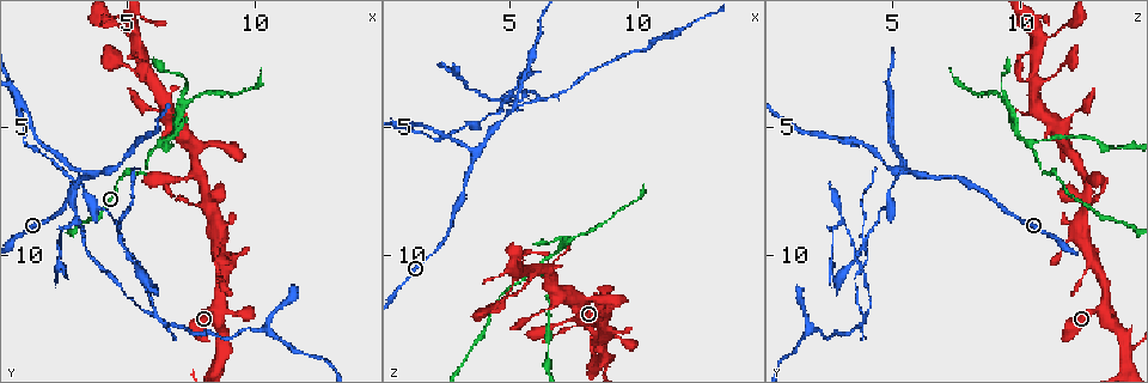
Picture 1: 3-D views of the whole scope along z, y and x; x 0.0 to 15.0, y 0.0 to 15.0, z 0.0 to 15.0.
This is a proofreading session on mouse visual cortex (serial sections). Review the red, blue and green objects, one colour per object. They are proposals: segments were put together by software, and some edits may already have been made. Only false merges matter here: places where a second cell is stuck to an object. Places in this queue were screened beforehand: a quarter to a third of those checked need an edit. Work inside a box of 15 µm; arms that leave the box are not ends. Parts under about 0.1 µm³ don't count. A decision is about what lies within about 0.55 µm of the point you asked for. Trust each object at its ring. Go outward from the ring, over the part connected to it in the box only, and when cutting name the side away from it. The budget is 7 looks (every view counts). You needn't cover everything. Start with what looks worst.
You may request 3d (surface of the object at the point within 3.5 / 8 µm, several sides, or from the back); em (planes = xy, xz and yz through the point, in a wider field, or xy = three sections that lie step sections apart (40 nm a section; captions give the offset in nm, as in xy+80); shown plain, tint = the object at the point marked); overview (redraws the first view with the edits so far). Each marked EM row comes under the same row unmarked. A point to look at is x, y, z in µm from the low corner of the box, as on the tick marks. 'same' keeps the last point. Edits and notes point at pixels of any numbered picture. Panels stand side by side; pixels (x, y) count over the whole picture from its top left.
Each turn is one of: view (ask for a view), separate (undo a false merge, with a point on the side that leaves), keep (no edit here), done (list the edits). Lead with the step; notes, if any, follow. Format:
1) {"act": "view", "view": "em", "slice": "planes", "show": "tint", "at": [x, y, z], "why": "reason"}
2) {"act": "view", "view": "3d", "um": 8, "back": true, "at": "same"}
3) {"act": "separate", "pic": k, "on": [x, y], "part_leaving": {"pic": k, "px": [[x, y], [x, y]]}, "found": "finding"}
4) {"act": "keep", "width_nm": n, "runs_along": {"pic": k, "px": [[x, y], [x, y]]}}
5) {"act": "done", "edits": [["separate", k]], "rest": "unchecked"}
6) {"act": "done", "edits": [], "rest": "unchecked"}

{"act": "view", "view": "3d", "um": 3.5, "at": [6.2, 5.7, 10.4], "why": "abrupt turn"}

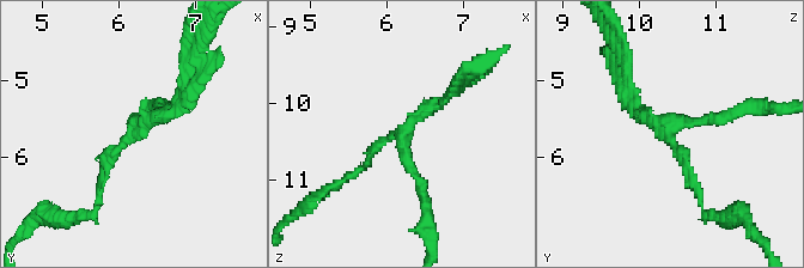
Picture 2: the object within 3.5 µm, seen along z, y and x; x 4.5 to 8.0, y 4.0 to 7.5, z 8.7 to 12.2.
{"act": "view", "view": "em", "slice": "xy", "step": 1, "show": "tint", "at": [6.20, 5.70, 10.40], "arms": 3, "arm_widths_nm": [100, 150, 150], "why": "need the tissue"}

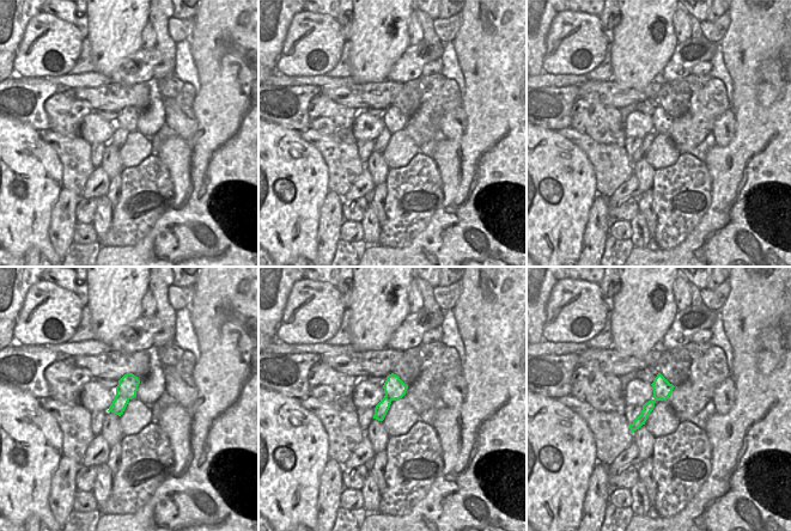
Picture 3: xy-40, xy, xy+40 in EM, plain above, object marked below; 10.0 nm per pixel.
{"act": "separate", "pic": 2, "on": [201, 80], "part_leaving": {"pic": 2, "px": [[139, 126], [175, 107], [190, 52]]}, "found": "a second cell is stuck on"}

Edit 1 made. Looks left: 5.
{"act": "view", "view": "3d", "um": 3.5, "at": [3.6, 6.8, 5.9], "why": "side arm on a straight run"}

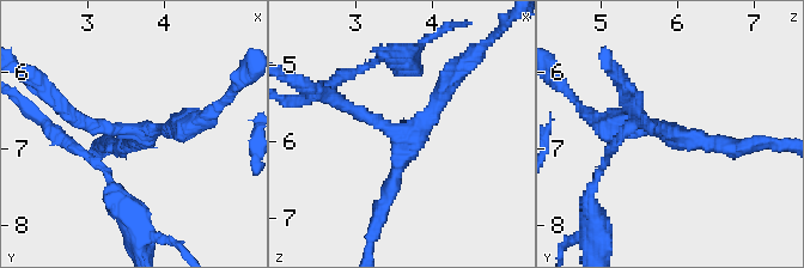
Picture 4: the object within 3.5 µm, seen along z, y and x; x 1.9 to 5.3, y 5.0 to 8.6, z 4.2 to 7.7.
{"act": "view", "view": "em", "slice": "xy", "step": 2, "show": "tint", "at": [3.60, 6.85, 6.00], "arms": 3, "arm_widths_nm": [150, 200, 200]}

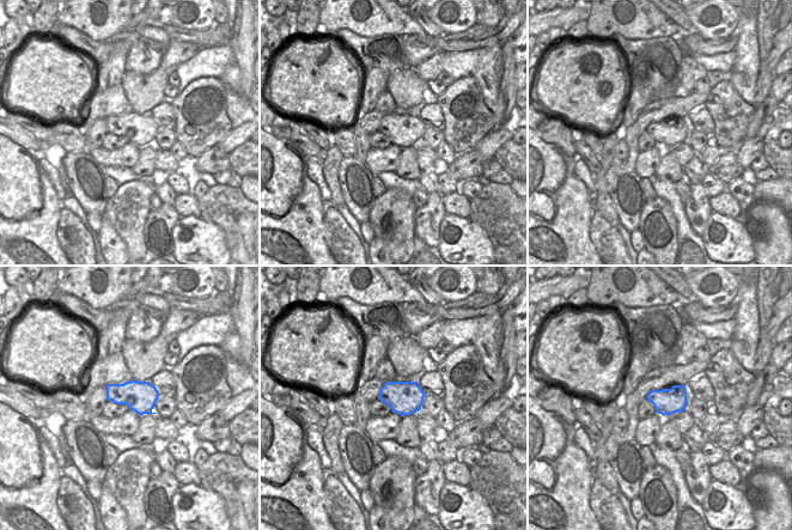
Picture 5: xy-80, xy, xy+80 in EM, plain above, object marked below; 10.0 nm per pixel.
{"act": "keep", "width_nm": 340, "runs_along": {"pic": 4, "px": [[382, 213], [403, 142], [337, 99]]}, "found": "continuous, no second cell"}

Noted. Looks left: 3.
{"act": "view", "view": "3d", "um": 3.5, "at": [1.3, 4.9, 4.9], "why": "branch point"}

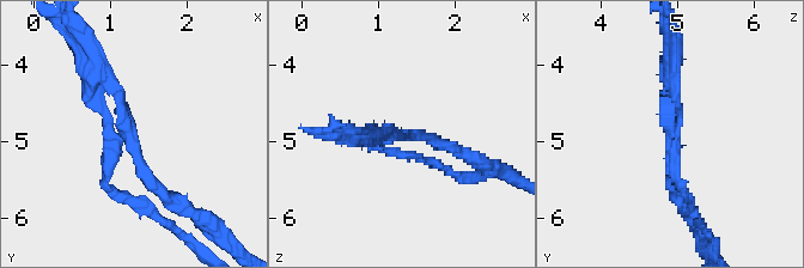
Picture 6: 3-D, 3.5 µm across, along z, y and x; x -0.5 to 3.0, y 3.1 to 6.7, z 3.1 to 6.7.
{"act": "view", "view": "em", "slice": "xy", "step": 3, "show": "tint", "at": [1.25, 4.95, 4.90], "arms": 3, "arm_widths_nm": [150, 150, 200]}

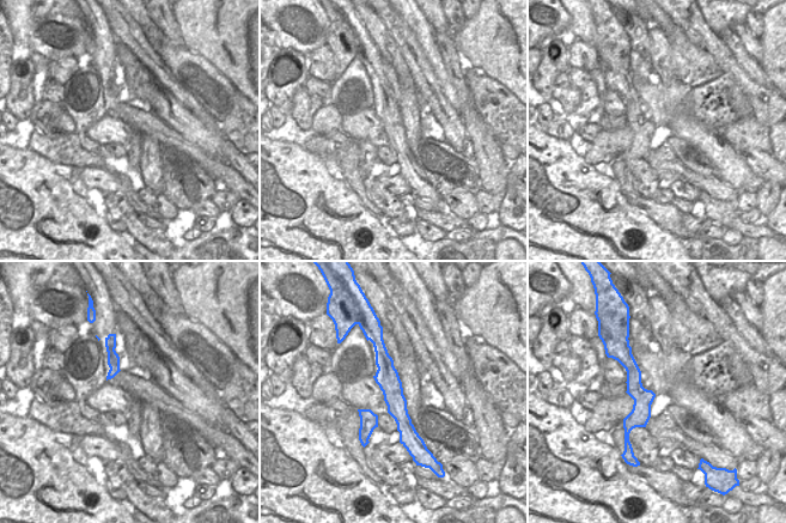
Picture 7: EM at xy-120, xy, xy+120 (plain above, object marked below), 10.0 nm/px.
{"act": "separate", "pic": 6, "on": [111, 189], "part_leaving": {"pic": 6, "px": [[120, 139], [105, 183], [160, 219]]}, "found": "a second cell is stuck on"}

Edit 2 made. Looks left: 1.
{"act": "done", "edits": [["separate", 2], ["separate", 6]], "rest": "unchecked"}

